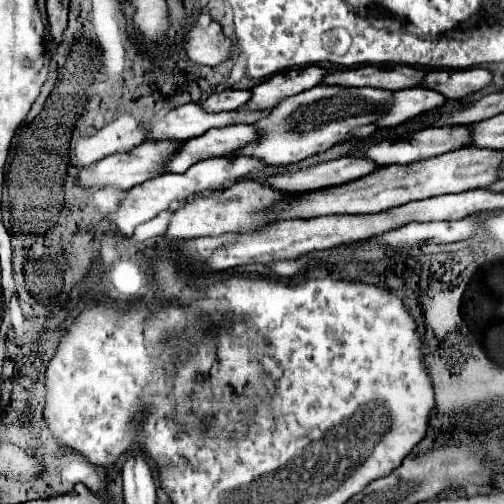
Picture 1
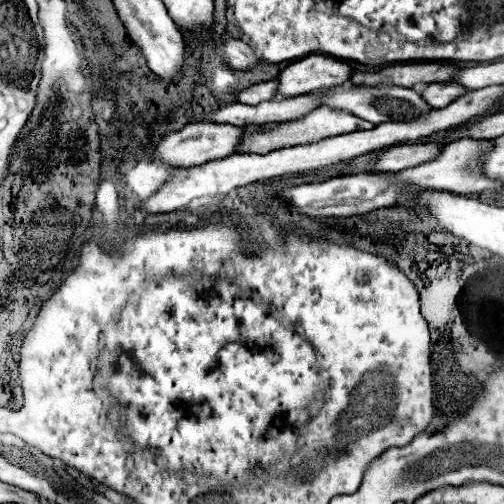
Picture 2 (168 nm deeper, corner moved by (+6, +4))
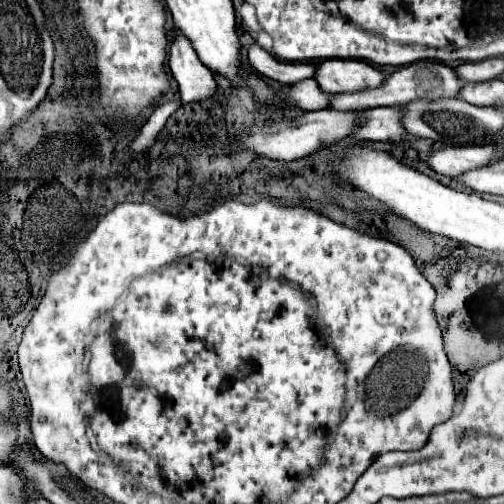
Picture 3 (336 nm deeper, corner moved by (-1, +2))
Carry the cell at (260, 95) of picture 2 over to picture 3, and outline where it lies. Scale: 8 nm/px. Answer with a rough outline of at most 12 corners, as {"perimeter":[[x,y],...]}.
{"perimeter":[[315,79],[291,85],[285,101],[305,111],[327,109],[331,93]]}

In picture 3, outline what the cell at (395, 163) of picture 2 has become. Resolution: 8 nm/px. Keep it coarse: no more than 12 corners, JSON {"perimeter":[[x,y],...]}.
{"perimeter":[[493,145],[445,147],[429,155],[433,171],[447,177],[491,163]]}

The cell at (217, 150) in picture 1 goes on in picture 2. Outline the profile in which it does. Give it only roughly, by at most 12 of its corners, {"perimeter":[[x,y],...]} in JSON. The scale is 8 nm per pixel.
{"perimeter":[[318,107],[292,121],[246,127],[238,153],[268,153],[372,129]]}

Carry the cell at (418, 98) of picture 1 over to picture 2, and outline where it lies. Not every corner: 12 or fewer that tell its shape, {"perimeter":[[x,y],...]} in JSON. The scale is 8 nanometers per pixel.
{"perimeter":[[430,83],[420,95],[440,109],[466,89],[448,83]]}

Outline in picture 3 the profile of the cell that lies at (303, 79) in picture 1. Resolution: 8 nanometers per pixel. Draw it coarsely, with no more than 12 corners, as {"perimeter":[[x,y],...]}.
{"perimeter":[[327,59],[315,79],[323,91],[379,87],[385,75],[365,61]]}

